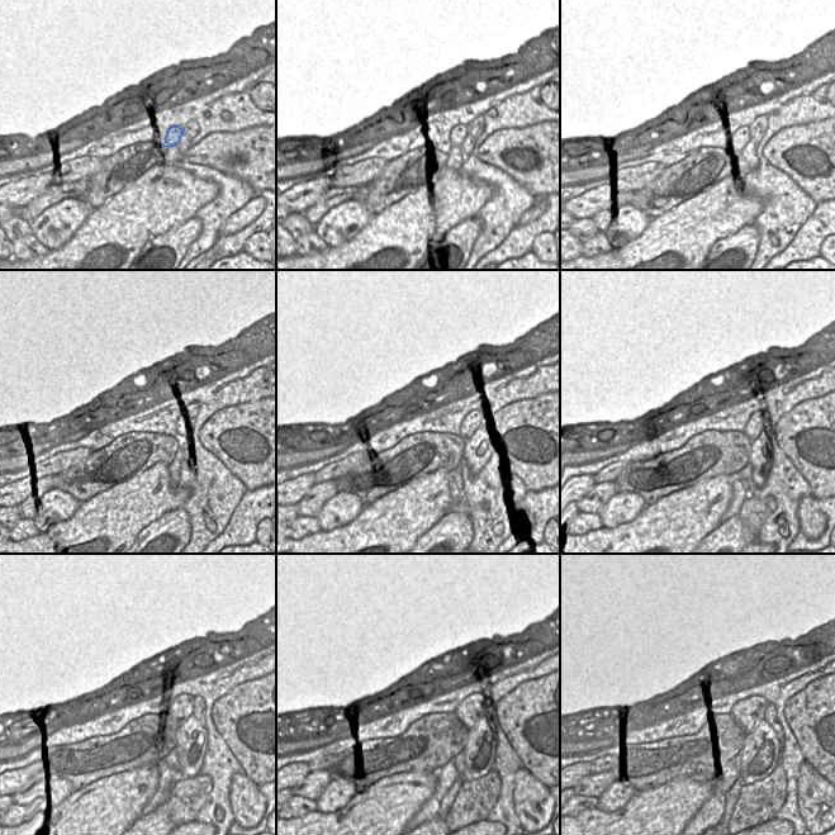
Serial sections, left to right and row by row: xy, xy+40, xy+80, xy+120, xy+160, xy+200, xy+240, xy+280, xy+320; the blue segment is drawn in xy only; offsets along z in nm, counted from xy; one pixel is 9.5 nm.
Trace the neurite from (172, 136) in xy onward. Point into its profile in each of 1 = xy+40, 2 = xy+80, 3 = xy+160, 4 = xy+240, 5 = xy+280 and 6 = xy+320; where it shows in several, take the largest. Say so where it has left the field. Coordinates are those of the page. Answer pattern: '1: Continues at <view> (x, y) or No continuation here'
1: Continues at xy+40 (459, 133)
2: Continues at xy+80 (744, 133)
3: Continues at xy+160 (470, 423)
4: Continues at xy+240 (184, 710)
5: Continues at xy+280 (468, 711)
6: Continues at xy+320 (749, 713).

